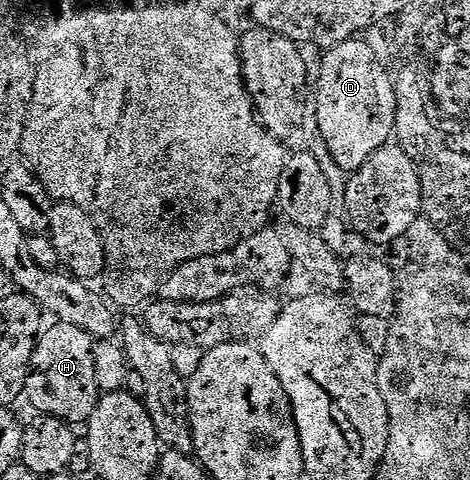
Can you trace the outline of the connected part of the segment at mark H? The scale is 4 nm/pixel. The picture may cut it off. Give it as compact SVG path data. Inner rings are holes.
M60 321L37 340L34 351L27 399L33 402L34 412L78 425L96 416L103 392L96 381L95 339L90 332Z

